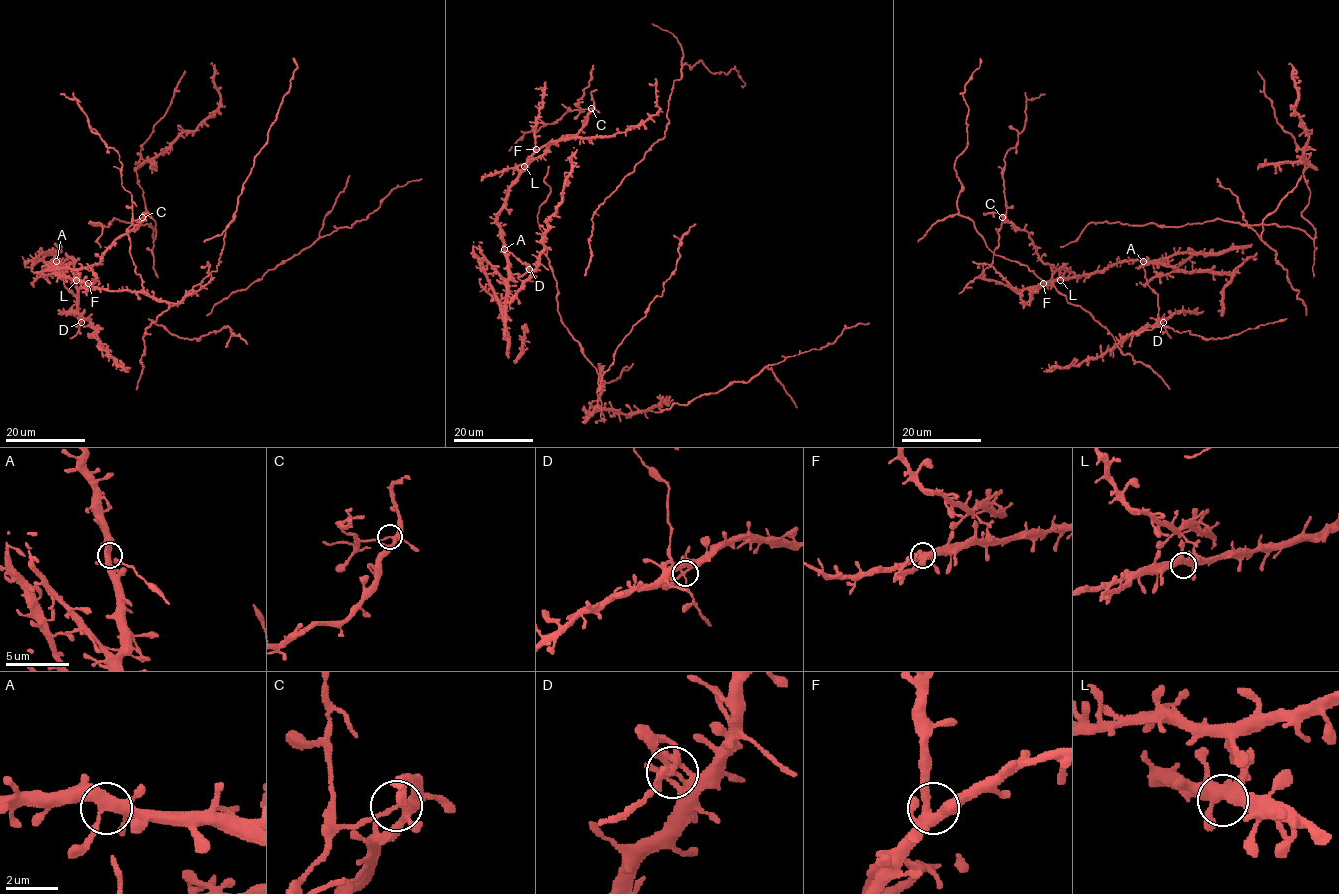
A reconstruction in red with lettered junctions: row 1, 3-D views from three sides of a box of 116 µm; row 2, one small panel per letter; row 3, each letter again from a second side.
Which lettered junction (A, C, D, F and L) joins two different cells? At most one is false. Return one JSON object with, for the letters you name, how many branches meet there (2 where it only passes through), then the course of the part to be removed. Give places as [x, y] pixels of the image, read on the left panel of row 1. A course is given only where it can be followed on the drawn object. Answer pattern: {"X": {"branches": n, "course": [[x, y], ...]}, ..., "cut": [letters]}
{"C": {"branches": 5, "course": [[143, 217], [133, 219], [132, 195], [122, 185], [118, 153], [90, 128], [88, 117], [78, 101], [60, 93]]}, "cut": ["C"]}

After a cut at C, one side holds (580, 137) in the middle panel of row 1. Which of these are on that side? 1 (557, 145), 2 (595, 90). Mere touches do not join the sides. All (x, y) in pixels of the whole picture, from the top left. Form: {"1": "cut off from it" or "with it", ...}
{"1": "with it", "2": "with it"}

